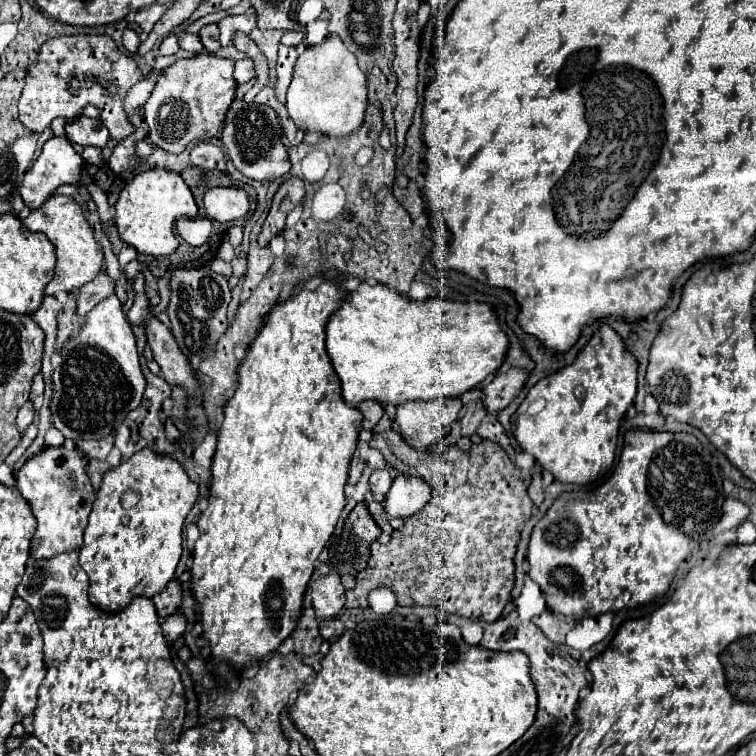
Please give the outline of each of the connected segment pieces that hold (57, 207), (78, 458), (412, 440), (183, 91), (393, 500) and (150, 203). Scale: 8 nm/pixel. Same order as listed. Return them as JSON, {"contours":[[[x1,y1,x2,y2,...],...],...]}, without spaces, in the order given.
{"contours":[[[68,195,50,197,40,209,30,211,30,215,22,221,30,231,44,233,56,247,56,275,46,285,46,295,54,295,58,291,76,291,84,283,92,281,104,267,104,249,94,239,94,229,86,221,84,209]],[[44,447,36,457,30,457,20,471,16,471,16,487,36,517,36,533,30,545,32,559,50,559,58,553,78,551,82,547,82,535,96,489,86,475,86,463,78,449]],[[444,397,434,401,410,401,398,405,394,425,408,445,426,449,450,433,462,409,460,399]],[[194,55,190,59,178,59,174,65,164,69,150,99,144,105,144,121,148,123,150,141,168,153,182,153,192,141,212,139,220,131,226,119,226,111,236,95,238,83,232,77,232,71,234,71,234,61,216,55]],[[398,473,390,491,386,493,384,509,390,517,406,519,430,501,430,493,430,485,420,477,406,477]],[[146,169,140,171,120,193,116,201,114,225,122,243,134,247,138,253,160,257,170,255,178,249,176,221,184,217,194,217,198,211,196,201,178,173,164,169]]]}

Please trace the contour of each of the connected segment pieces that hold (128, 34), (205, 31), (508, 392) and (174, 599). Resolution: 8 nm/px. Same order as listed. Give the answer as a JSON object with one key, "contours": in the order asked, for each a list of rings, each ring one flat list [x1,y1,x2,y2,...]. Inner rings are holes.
{"contours":[[[126,29,124,31,124,47,130,51,130,53,136,53,138,47,140,47,140,39,138,39,138,33,132,31,132,29]],[[210,23,210,25,204,25,200,31,198,31,198,37,202,41,202,45,216,53,220,49,220,33,218,33,218,25,216,23]],[[508,369,494,375,494,379,484,387,484,407,488,413,500,413,506,409,514,397,518,397,524,387,526,373,522,369]],[[176,579,168,581,166,589,164,589,162,593,158,593,152,601,154,601,156,613,158,613,160,619,176,613,178,605,180,605,180,601,182,601,182,587,180,587,180,583,178,583]]]}

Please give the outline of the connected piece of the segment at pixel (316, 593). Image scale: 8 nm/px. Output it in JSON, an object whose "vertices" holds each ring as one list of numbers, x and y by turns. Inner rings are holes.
{"vertices":[[338,573,318,577,316,581,312,581,310,591,312,591,312,607,316,611,318,621,336,617,346,603,346,591,340,583]]}

